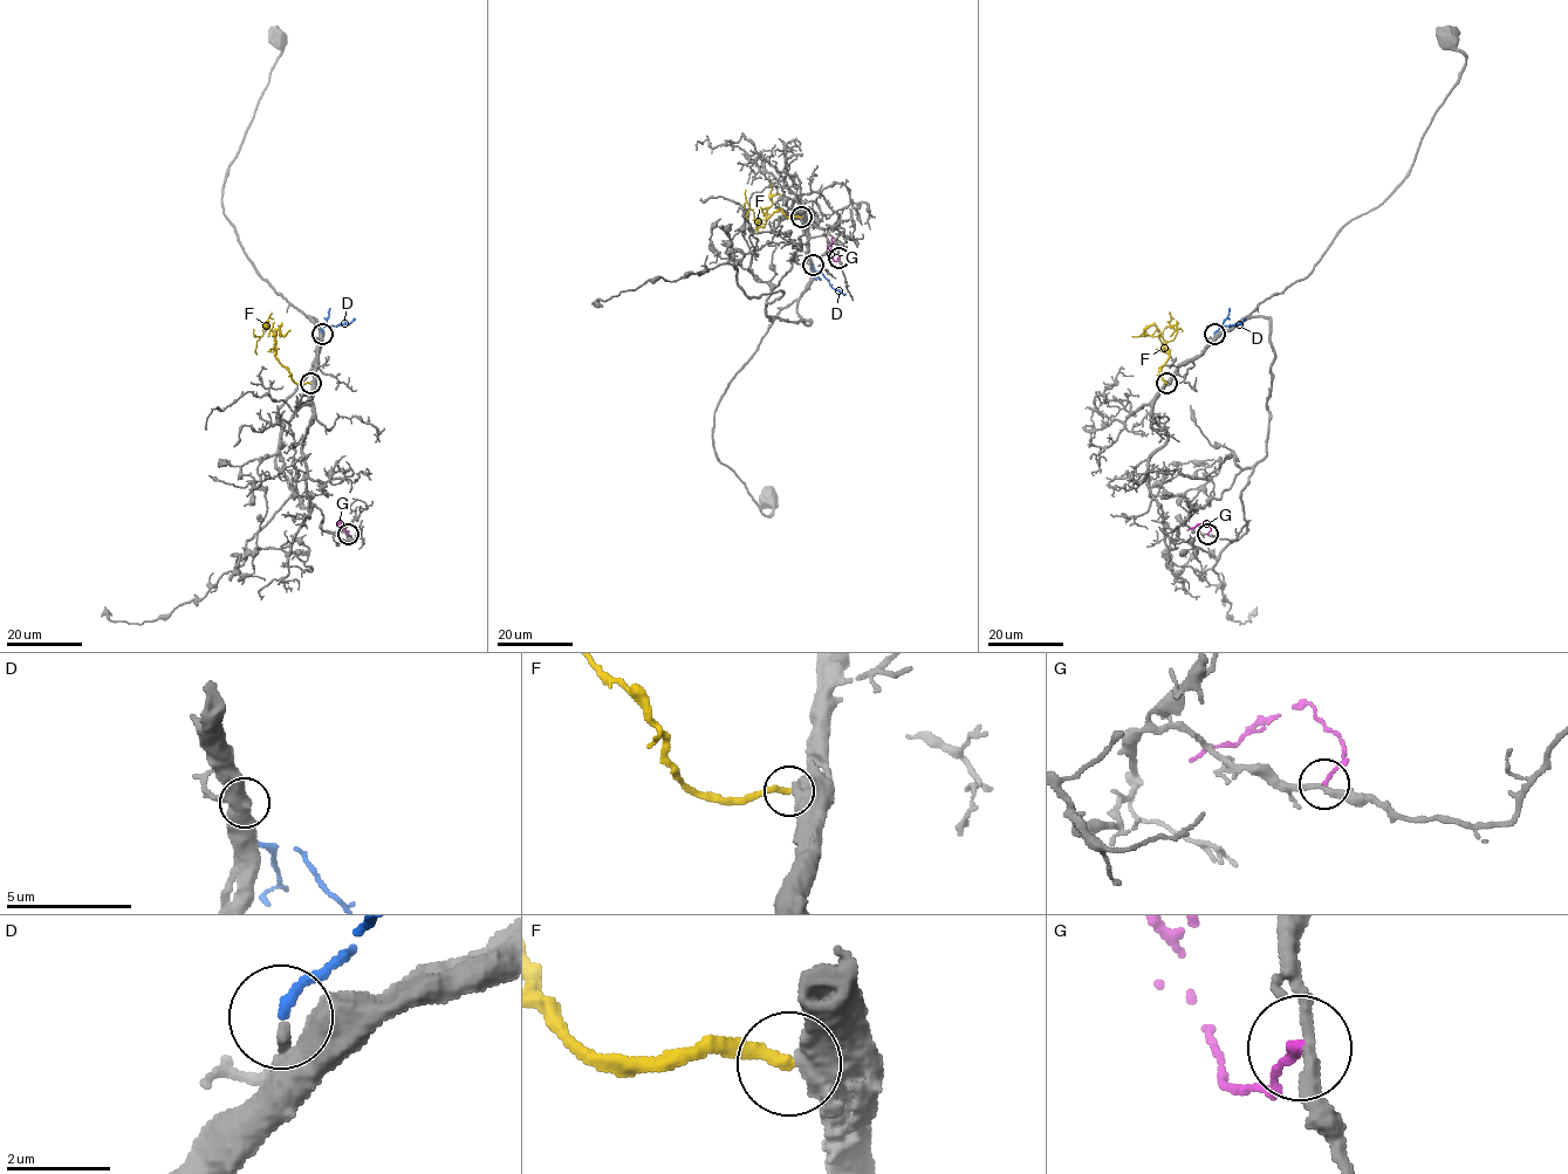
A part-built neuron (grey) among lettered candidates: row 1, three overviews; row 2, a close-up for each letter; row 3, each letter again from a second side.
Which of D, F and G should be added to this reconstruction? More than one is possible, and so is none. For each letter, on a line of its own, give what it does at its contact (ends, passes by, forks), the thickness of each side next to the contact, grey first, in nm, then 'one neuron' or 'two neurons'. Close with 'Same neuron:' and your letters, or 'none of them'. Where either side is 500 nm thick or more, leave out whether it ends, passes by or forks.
D: it ends; calibres 280 and 180 nm; one neuron
F: calibres 550 and 280 nm; one neuron
G: it ends; calibres 240 and 170 nm; two neurons
Same neuron: D, F

